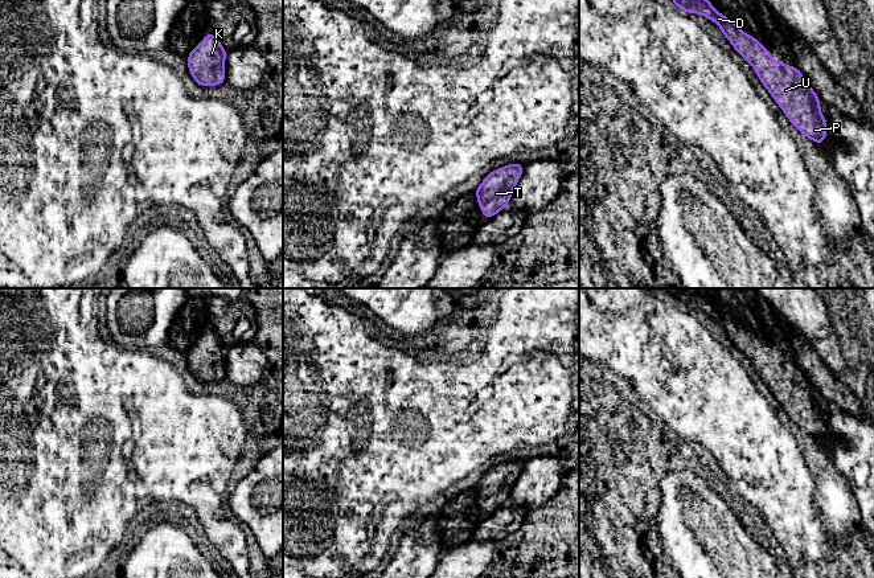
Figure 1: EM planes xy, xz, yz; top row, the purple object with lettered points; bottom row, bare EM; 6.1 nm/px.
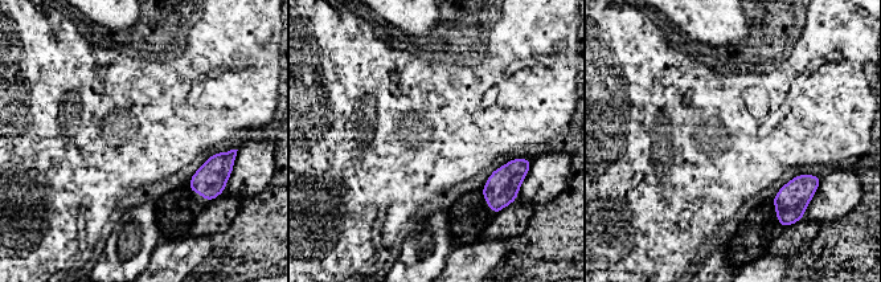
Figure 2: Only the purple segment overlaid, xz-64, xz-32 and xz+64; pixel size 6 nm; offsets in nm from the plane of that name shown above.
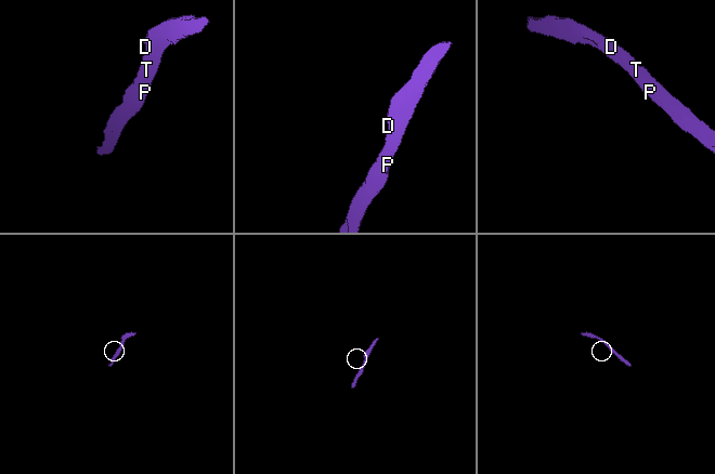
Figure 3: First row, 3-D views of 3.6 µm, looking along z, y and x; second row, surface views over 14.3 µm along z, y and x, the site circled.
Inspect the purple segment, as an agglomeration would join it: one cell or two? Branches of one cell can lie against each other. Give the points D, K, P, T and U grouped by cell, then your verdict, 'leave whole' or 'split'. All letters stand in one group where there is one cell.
D K P T U; leave whole

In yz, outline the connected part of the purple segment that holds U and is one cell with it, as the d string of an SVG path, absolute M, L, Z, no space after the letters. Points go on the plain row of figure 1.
M676 290L669 298L686 310L698 310L715 319L738 351L754 362L762 381L788 417L817 442L824 439L828 425L825 411L820 407L821 397L797 362L772 357L771 349L764 341L718 308L706 292Z

